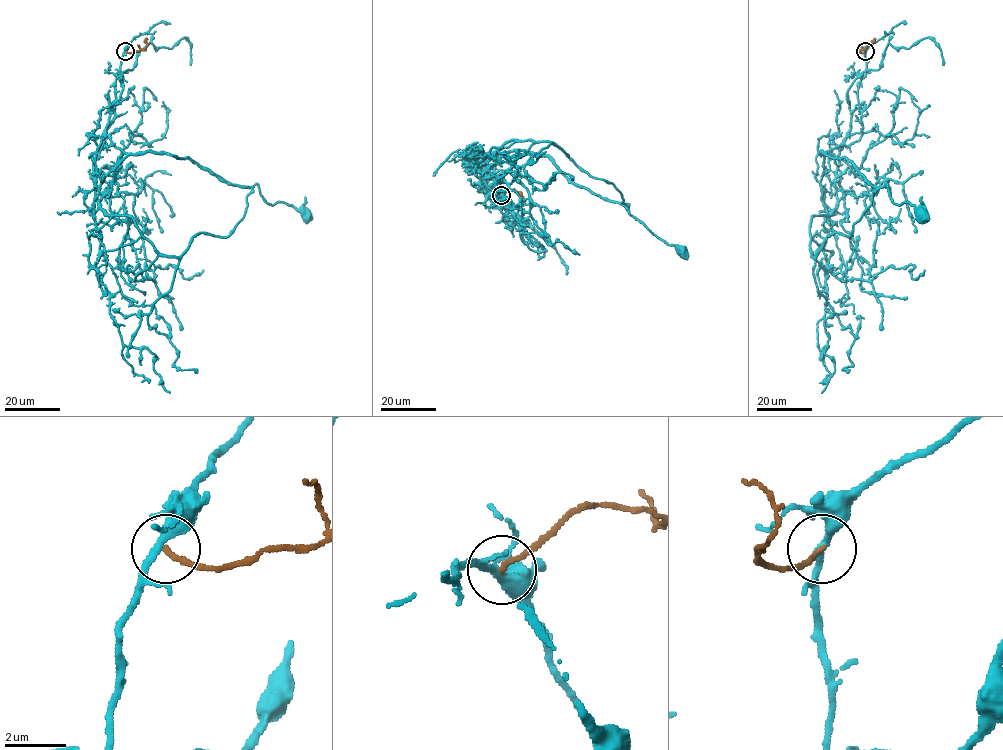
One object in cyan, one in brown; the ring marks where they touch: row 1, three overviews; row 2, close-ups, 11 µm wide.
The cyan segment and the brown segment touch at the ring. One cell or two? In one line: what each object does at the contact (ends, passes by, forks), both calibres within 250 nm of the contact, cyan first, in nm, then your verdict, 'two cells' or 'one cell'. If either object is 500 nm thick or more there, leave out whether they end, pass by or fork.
cyan passes by; brown ends; calibres 240 and 160 nm; two cells

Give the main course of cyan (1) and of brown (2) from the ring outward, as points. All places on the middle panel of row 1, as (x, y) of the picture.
1: (501, 195), (491, 187), (478, 190), (497, 160), (512, 151), (546, 156), (577, 186), (621, 203), (680, 251)
2: (501, 195), (514, 190), (523, 198), (523, 205)

